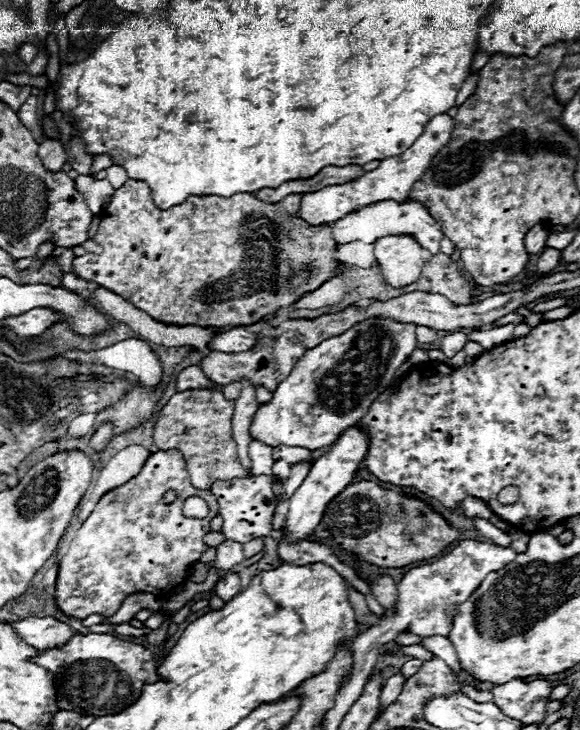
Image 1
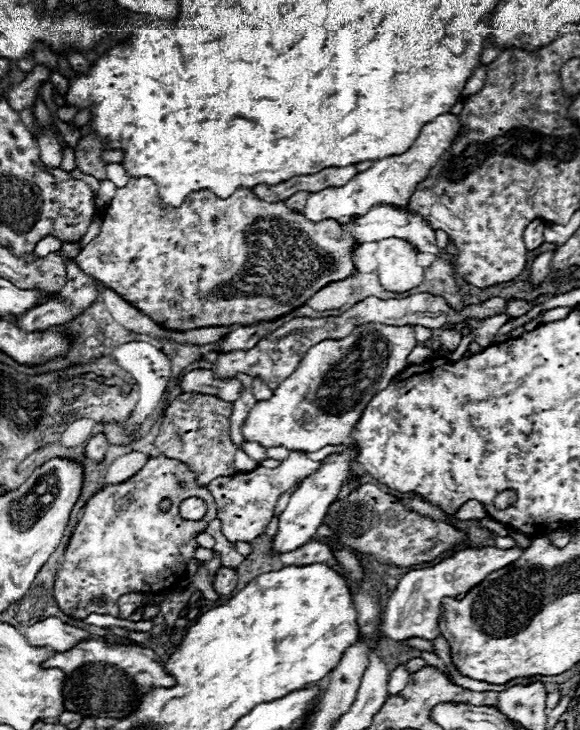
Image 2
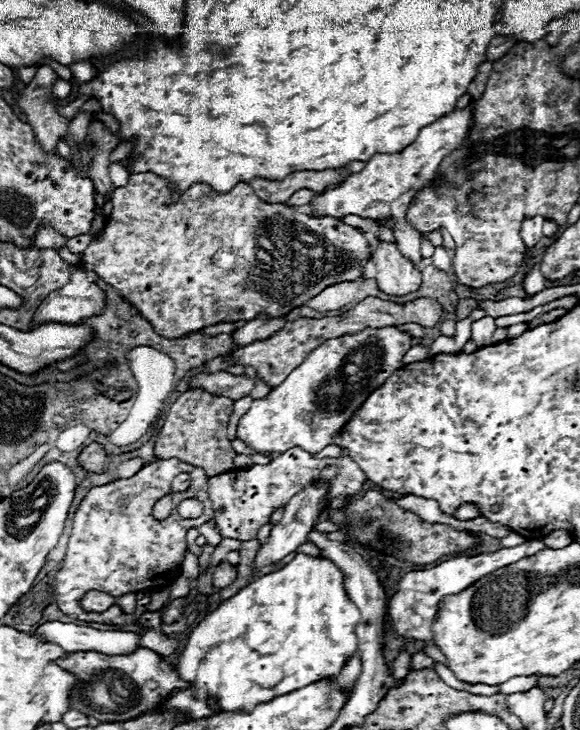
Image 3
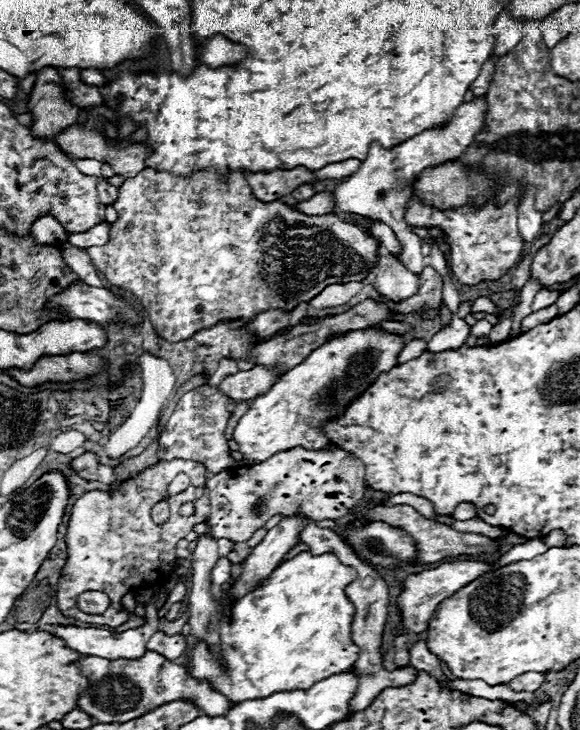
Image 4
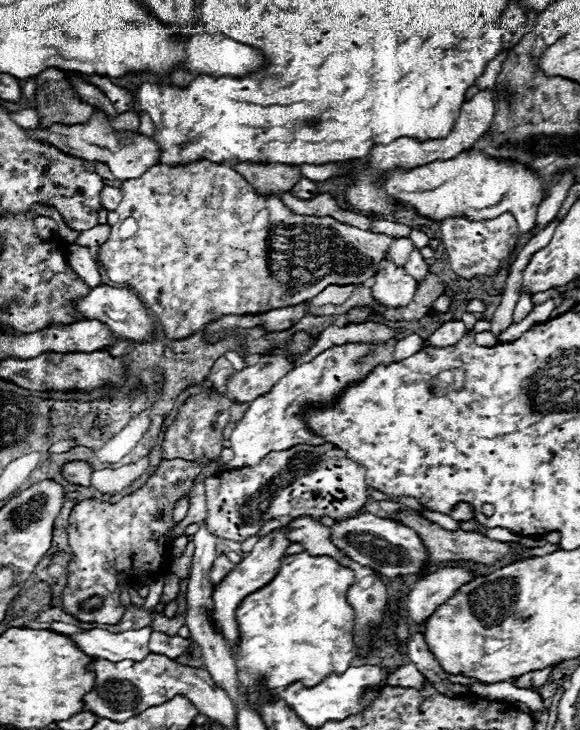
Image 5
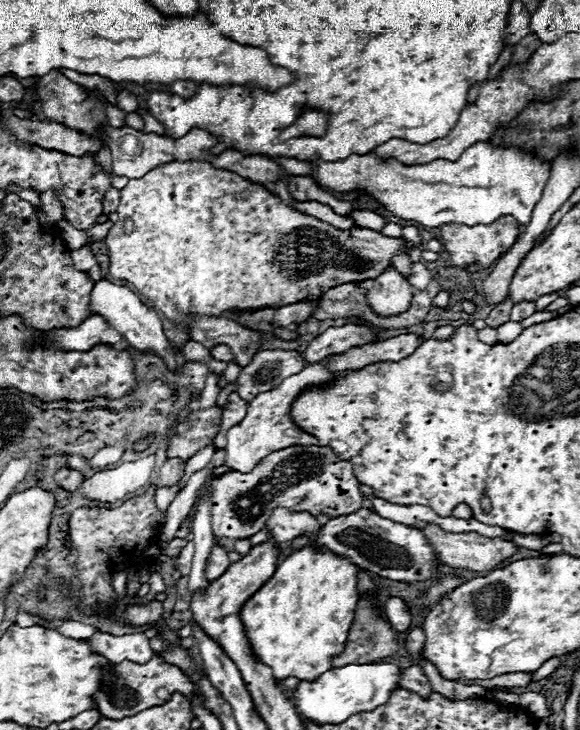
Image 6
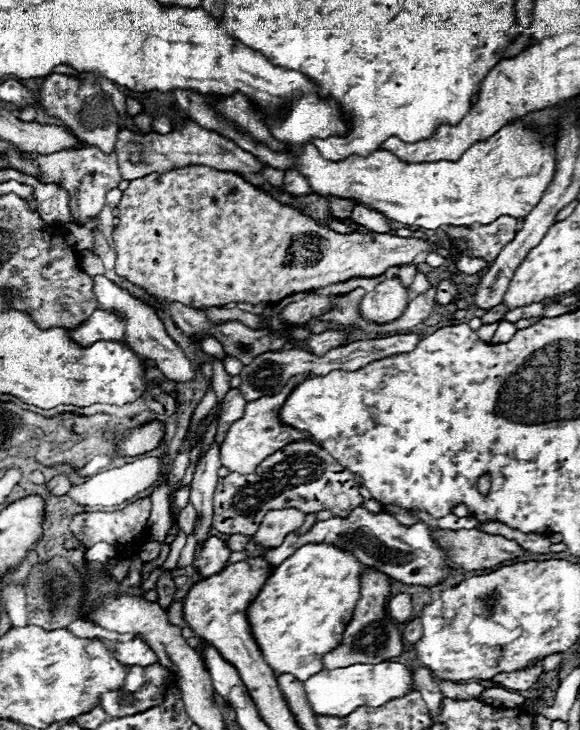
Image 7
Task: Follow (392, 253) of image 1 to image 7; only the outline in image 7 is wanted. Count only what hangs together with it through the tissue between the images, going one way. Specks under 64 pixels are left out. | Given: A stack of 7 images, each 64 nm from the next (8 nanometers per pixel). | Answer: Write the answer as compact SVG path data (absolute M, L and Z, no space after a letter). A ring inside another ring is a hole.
M392 276L376 284L372 292L366 292L360 308L368 320L384 324L396 320L406 310L408 300L410 294L404 288L402 280L398 276Z

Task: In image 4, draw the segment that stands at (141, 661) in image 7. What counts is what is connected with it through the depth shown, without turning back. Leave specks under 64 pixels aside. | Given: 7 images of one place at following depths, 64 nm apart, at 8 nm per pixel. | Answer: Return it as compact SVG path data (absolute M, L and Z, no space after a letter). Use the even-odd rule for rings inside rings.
M155 595L145 606L146 624L136 628L136 630L126 630L126 632L110 632L102 628L78 628L78 626L56 626L52 628L52 634L64 640L64 644L72 650L78 650L80 654L90 654L90 656L102 656L108 660L116 658L140 658L146 652L146 642L148 638L158 630L158 616L156 616Z

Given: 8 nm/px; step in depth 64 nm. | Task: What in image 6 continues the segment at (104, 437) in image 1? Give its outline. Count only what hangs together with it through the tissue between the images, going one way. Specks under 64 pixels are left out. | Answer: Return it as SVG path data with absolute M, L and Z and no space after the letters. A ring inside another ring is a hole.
M60 468L60 470L54 474L54 478L56 478L58 486L62 486L62 488L66 488L66 490L76 490L76 488L82 486L82 482L84 482L82 472L72 470L72 468Z

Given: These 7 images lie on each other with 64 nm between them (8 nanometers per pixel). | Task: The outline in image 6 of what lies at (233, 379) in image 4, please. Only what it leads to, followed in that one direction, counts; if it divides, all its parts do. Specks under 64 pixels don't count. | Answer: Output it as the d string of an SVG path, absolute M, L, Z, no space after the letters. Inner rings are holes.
M296 350L258 352L252 358L252 362L240 370L234 392L242 400L252 402L252 398L256 398L262 392L274 390L284 378L300 372L304 366L306 362Z

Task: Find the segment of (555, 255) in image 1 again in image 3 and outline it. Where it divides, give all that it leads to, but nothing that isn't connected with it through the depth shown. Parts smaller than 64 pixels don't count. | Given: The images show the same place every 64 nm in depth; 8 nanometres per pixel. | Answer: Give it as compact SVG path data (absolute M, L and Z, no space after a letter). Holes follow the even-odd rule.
M540 262L530 268L530 272L528 272L526 280L524 280L524 288L526 288L526 292L528 292L530 296L532 296L532 294L538 294L538 292L542 292L542 290L546 288L546 278L544 278L542 272L540 272Z

